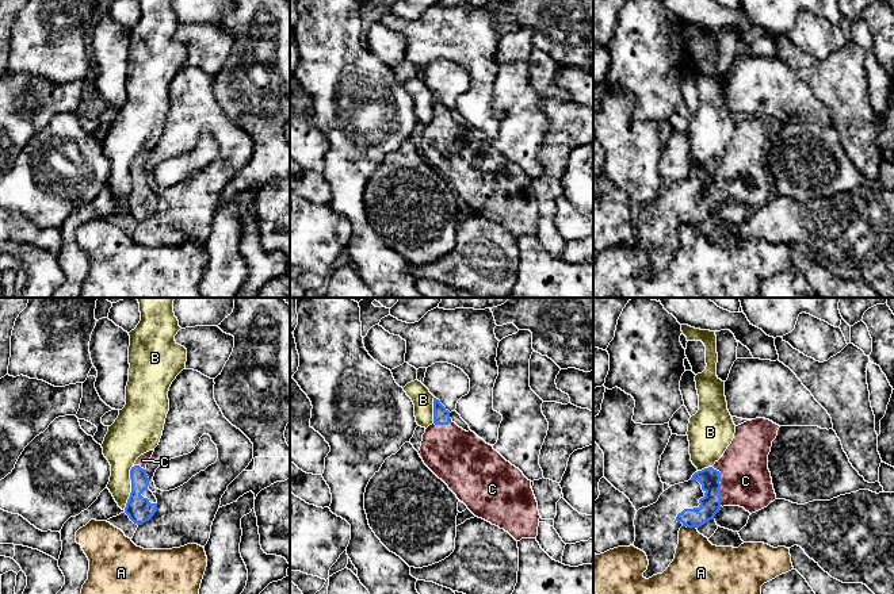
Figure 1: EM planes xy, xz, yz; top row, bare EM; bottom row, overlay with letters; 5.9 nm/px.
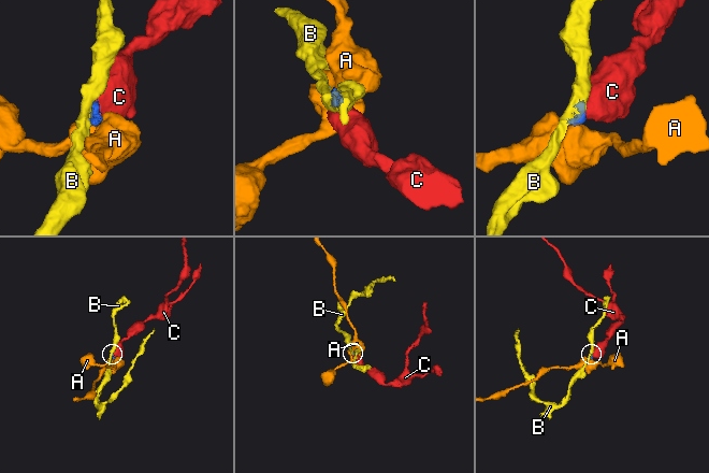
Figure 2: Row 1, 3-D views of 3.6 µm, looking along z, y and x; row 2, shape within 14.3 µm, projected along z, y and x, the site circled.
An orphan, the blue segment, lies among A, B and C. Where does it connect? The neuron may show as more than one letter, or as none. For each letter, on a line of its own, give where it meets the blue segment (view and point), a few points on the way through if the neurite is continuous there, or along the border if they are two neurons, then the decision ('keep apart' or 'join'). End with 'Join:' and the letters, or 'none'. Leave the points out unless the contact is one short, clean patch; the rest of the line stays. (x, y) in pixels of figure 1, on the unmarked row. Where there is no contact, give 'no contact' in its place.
A: yz (690, 223) | along yz (683, 222), (695, 225) | keep apart
B: xy (132, 184) | along xy (132, 163), (130, 192), (123, 206) | keep apart
C: yz (719, 183) | across yz (709, 175), (719, 183), (732, 177), (745, 177) | join
Join: C

